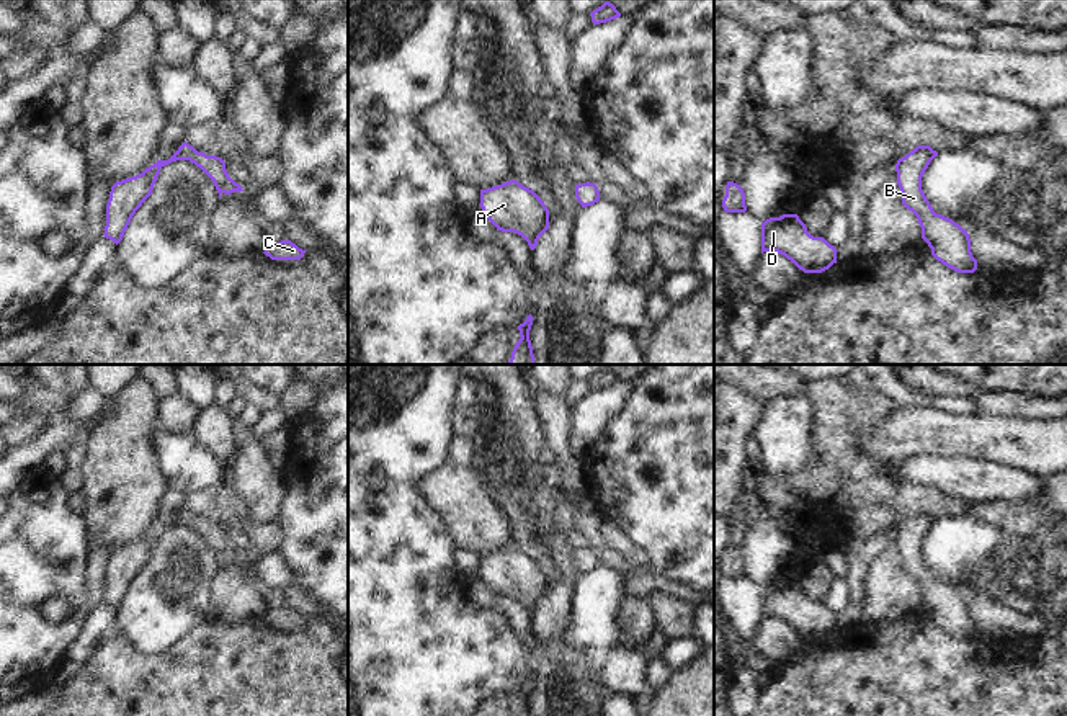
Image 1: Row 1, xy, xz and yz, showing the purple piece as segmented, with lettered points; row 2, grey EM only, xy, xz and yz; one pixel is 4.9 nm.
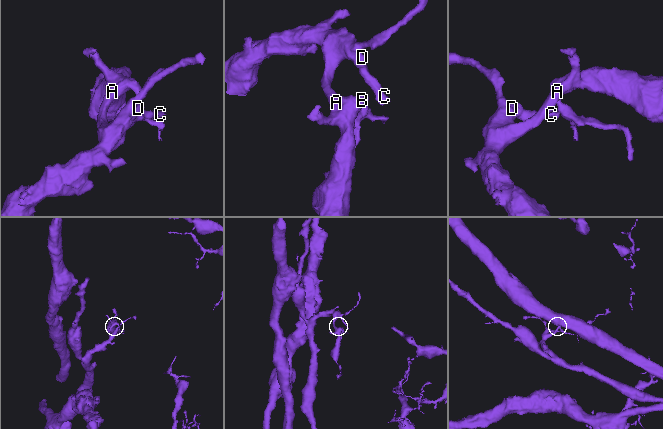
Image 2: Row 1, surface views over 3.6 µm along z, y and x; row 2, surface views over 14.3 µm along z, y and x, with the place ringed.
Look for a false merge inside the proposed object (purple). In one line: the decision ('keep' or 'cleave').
keep

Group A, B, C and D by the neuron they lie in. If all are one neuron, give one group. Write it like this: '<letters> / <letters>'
A B C D

